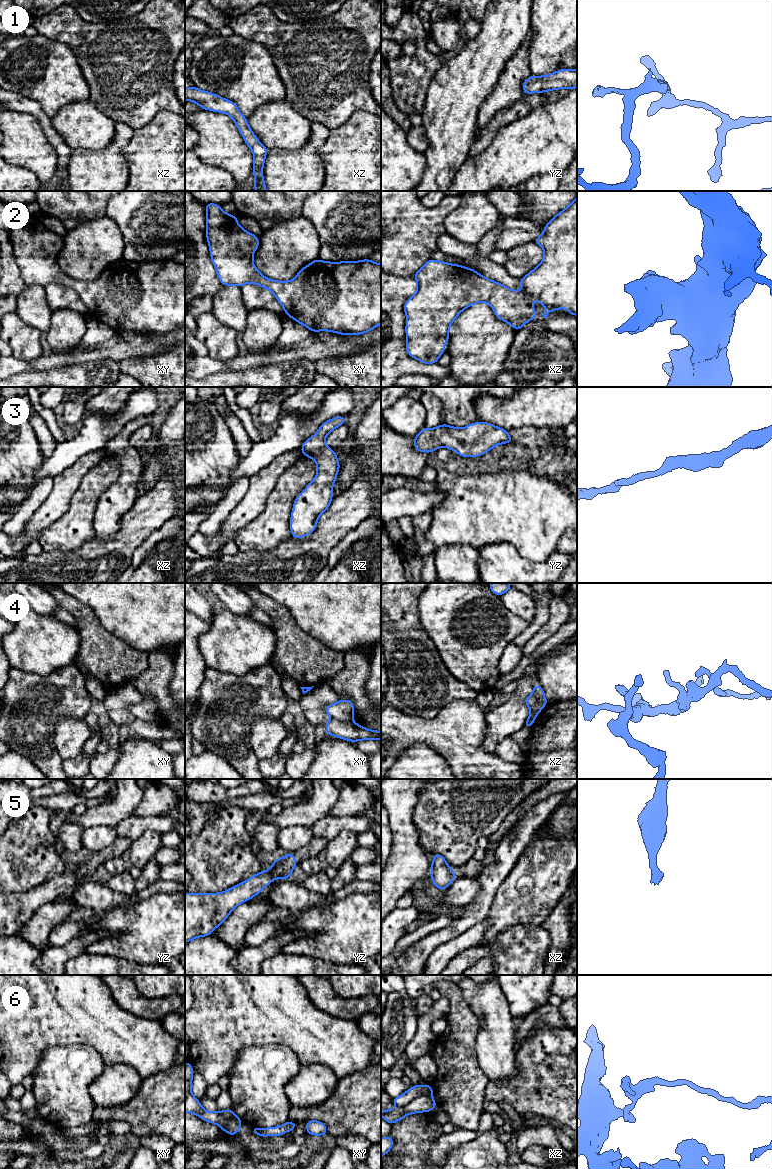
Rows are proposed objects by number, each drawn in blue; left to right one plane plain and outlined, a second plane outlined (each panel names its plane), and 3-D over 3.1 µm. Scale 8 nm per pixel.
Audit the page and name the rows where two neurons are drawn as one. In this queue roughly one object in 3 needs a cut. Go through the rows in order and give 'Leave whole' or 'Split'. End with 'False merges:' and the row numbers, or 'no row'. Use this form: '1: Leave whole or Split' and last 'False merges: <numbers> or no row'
1: Leave whole
2: Leave whole
3: Leave whole
4: Split
5: Leave whole
6: Split
False merges: 4, 6

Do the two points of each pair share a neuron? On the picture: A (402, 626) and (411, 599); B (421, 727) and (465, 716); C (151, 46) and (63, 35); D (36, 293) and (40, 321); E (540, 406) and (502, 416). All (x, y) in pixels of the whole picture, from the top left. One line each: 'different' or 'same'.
A: same
B: same
C: same
D: same
E: same

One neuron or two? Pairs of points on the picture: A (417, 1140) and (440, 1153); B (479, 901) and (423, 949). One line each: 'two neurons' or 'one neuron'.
A: two neurons
B: one neuron

